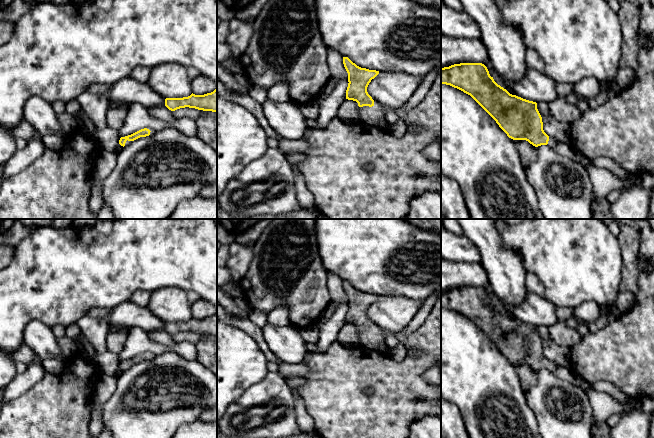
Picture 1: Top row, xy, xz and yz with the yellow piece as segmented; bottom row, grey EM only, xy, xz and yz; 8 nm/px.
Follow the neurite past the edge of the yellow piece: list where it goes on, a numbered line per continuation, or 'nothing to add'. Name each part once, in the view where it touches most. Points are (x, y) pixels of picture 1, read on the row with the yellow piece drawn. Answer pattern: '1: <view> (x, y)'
1: xz (371, 116)

